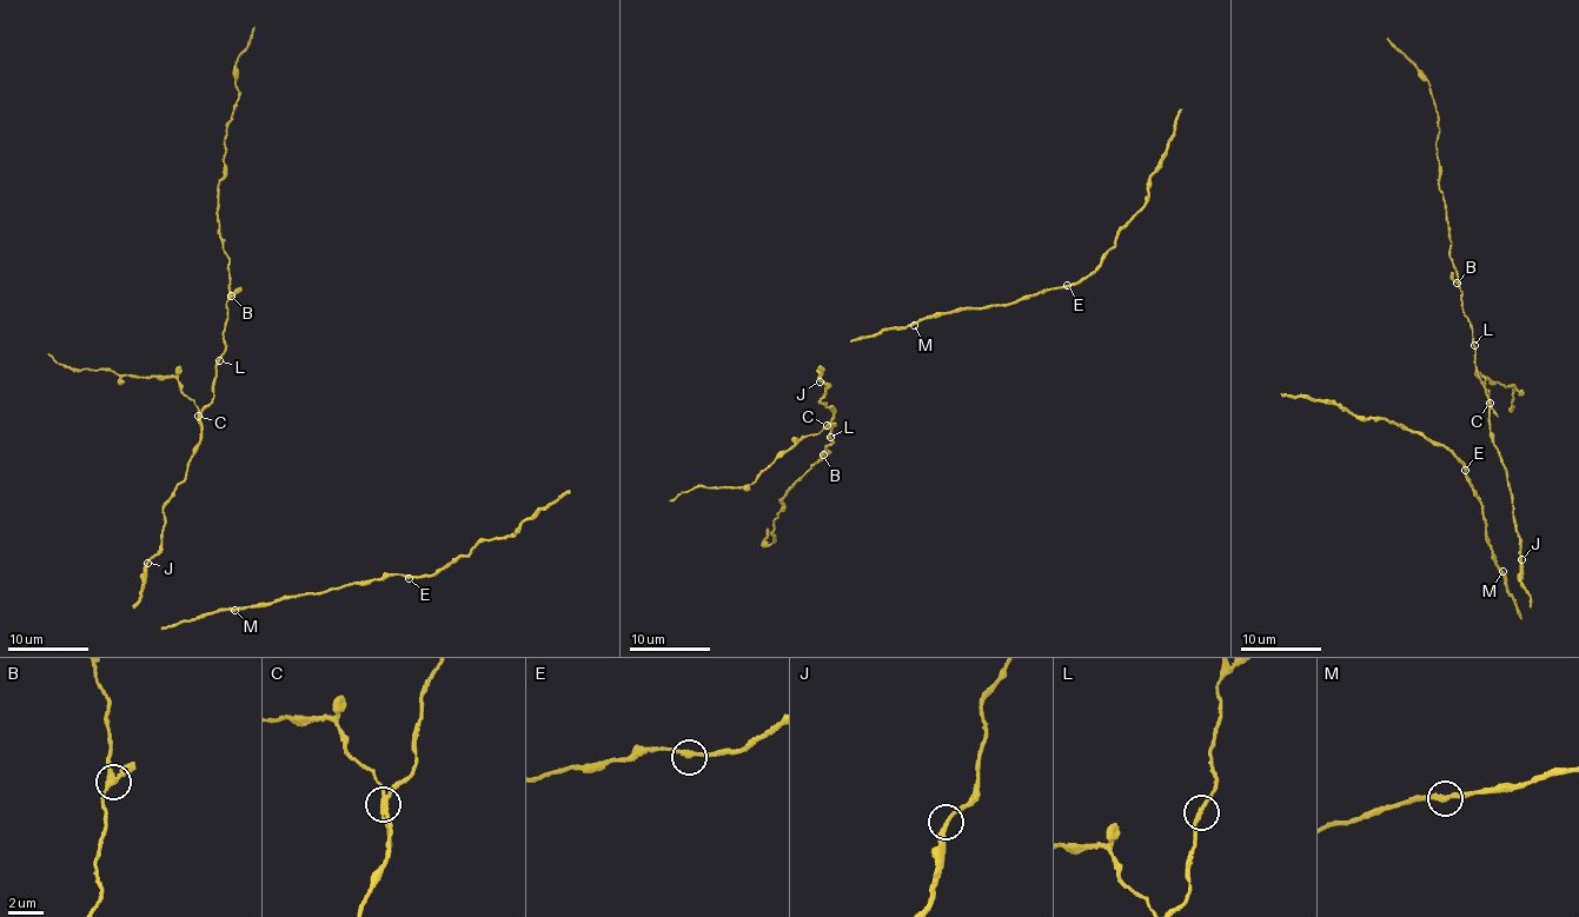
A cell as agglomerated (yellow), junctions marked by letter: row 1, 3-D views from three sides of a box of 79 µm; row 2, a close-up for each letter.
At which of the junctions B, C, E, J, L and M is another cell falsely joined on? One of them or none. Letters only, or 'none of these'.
C

